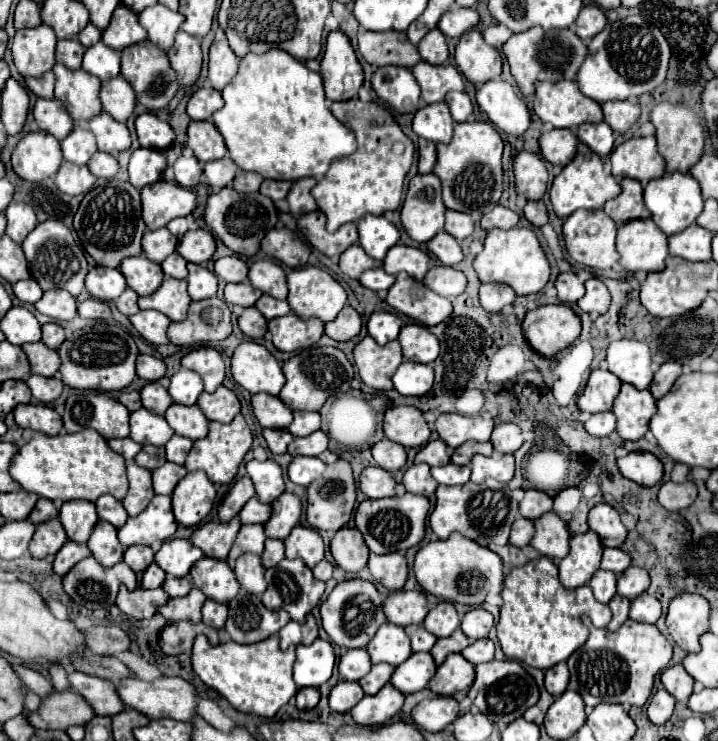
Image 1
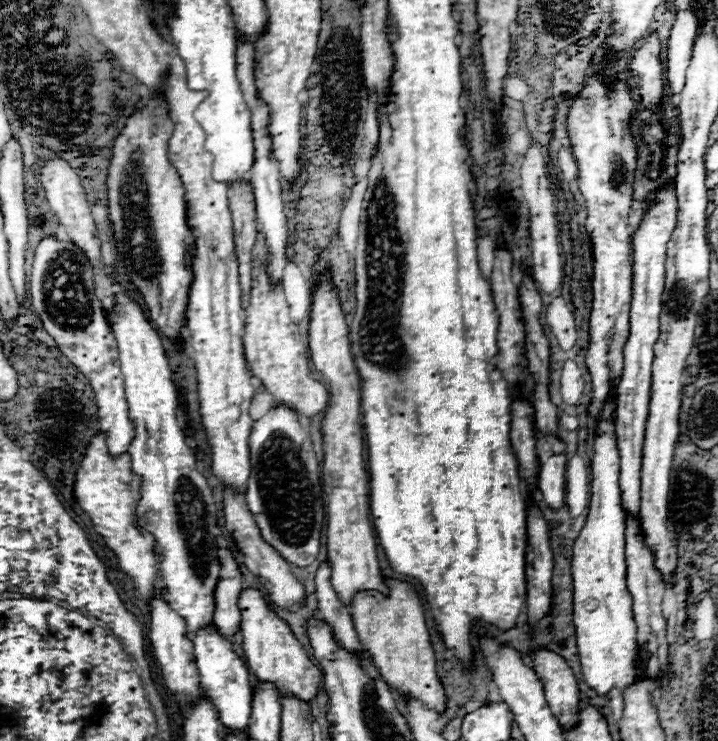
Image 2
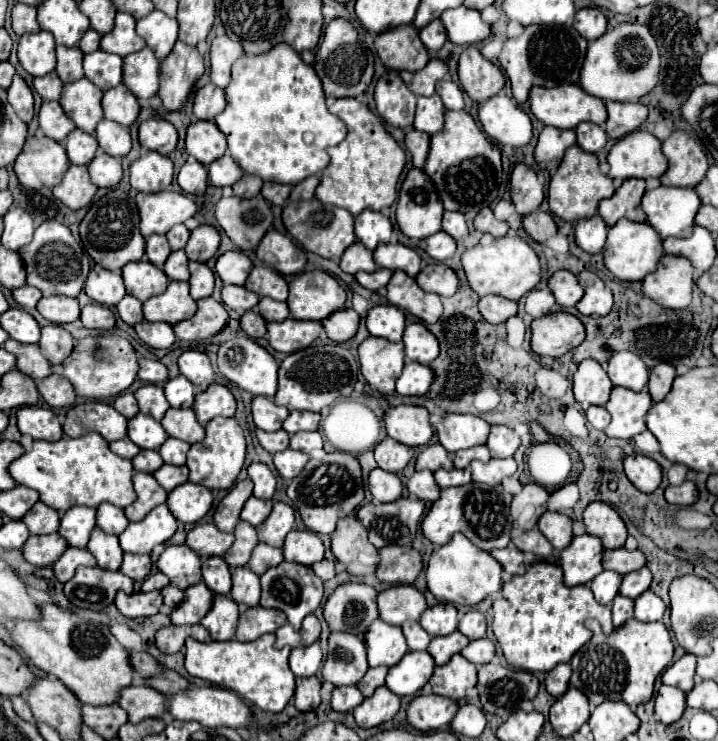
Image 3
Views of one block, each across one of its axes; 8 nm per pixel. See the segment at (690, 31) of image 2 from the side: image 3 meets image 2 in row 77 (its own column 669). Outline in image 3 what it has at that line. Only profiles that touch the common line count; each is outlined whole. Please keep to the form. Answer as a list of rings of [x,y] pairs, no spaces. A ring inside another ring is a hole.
[[[684,654],[680,660],[676,660],[666,668],[666,672],[662,674],[662,684],[676,686],[684,694],[688,694],[694,688],[694,670],[696,670],[696,656]]]

